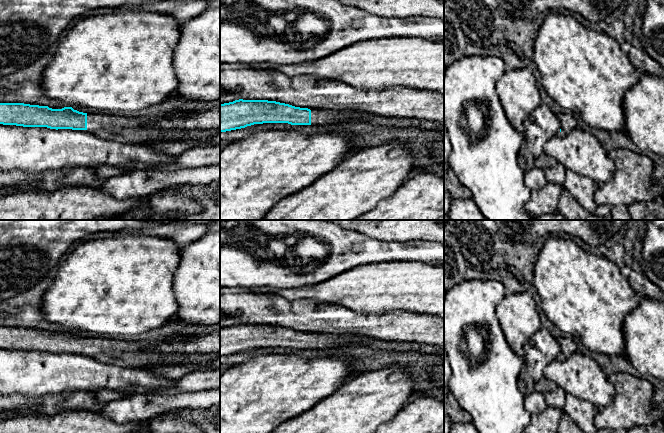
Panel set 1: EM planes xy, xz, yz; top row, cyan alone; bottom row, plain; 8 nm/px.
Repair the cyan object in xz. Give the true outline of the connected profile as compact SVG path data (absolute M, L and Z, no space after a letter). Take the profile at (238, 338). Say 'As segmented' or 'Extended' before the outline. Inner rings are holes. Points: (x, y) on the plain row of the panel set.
Extended. M235 324L220 328L220 356L245 352L254 348L288 347L291 349L329 349L366 345L380 350L416 351L444 355L444 347L415 342L371 340L359 335L308 333L268 324Z

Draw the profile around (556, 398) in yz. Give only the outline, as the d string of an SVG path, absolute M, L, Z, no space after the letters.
M558 386L555 390L544 393L547 407L559 408L563 410L566 394L567 393L564 389Z

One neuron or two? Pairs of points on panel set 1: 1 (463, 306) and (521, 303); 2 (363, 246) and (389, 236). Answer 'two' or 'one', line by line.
1: two
2: two

